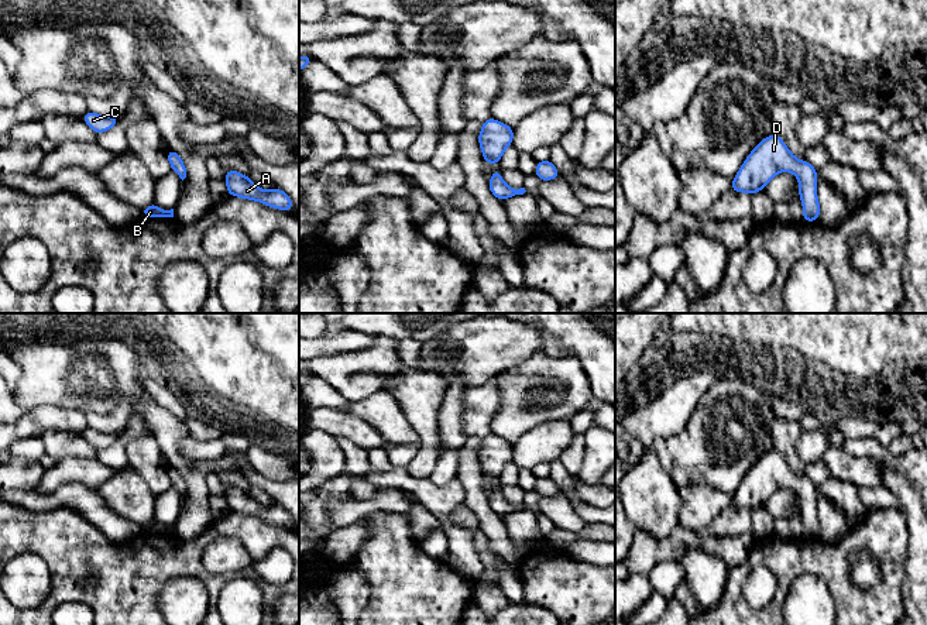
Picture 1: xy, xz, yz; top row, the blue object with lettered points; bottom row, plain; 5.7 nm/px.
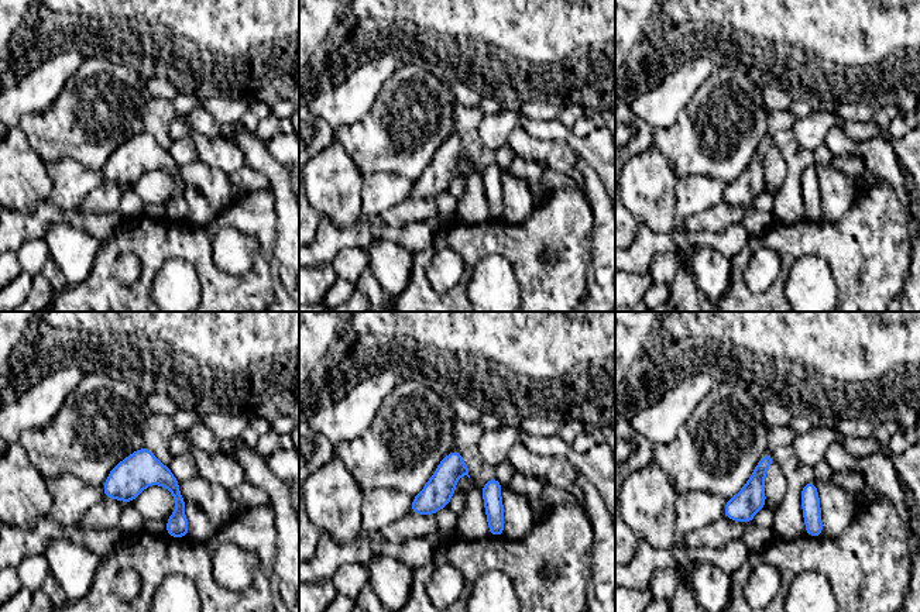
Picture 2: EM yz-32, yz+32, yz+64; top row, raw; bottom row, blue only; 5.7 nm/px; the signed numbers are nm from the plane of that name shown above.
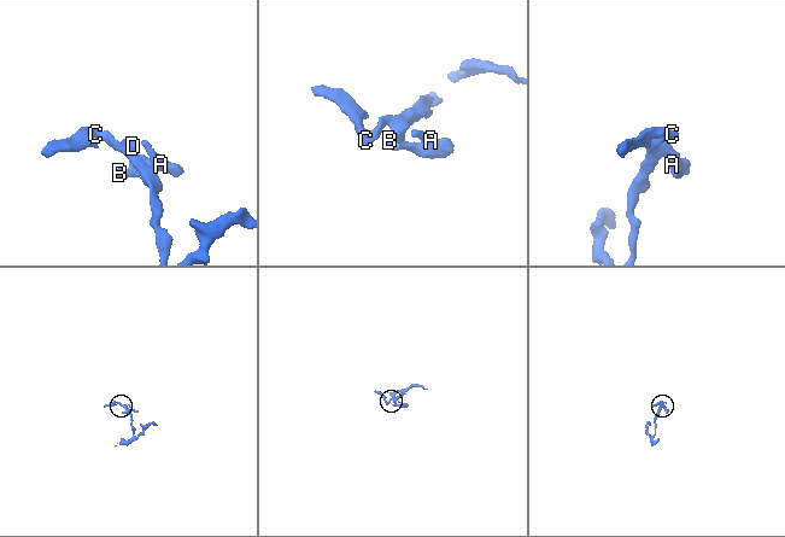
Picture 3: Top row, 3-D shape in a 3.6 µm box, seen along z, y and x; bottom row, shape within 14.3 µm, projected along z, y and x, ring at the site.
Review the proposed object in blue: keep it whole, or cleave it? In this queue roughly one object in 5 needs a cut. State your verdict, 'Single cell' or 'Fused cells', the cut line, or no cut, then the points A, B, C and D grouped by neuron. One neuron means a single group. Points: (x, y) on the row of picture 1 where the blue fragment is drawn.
Single cell. No split. Groups: A B C D

